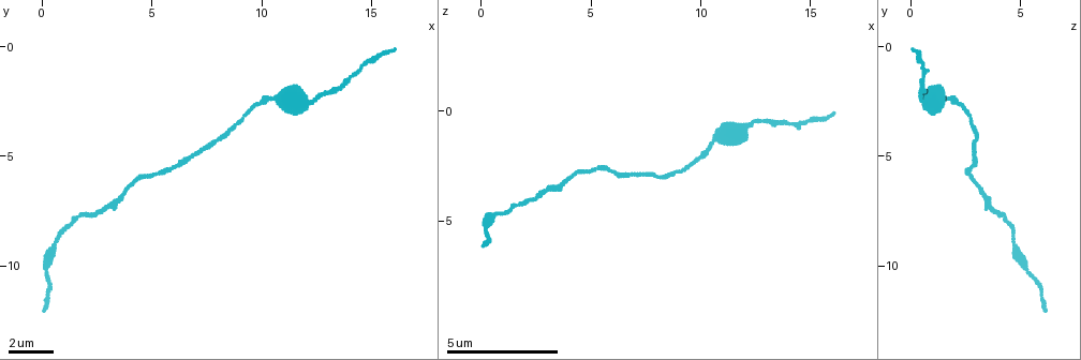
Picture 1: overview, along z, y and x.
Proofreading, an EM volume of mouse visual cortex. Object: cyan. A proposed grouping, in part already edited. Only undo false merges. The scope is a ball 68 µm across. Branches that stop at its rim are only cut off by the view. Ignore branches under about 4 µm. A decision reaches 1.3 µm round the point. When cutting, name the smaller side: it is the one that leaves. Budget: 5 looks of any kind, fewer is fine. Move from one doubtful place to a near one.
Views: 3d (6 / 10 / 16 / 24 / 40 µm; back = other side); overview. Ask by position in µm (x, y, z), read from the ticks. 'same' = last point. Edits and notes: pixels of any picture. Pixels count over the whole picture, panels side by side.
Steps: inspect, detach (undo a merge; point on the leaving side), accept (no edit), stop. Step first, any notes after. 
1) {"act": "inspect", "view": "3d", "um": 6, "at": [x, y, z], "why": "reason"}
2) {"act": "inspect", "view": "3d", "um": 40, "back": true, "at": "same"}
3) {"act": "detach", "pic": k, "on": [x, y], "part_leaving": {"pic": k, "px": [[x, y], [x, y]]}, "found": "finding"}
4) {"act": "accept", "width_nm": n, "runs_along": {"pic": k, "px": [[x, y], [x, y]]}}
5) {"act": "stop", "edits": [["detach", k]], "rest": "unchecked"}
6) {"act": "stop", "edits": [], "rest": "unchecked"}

{"act": "inspect", "view": "3d", "um": 6, "at": [6.7, 5.2, 2.9]}

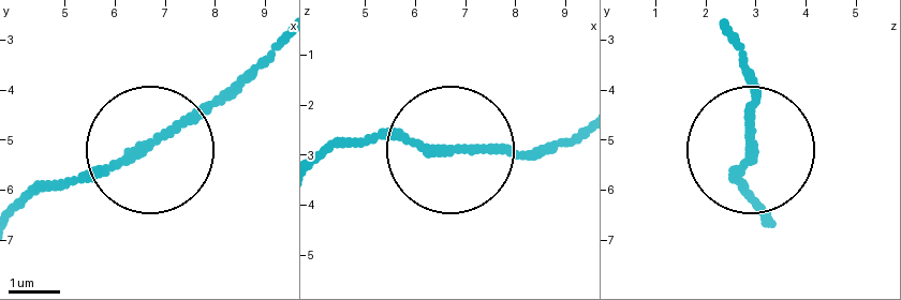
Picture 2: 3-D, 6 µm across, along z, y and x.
{"act": "accept", "runs_along": {"pic": 2, "px": [[149, 152], [30, 186]]}, "found": "one neuron here"}

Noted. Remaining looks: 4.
{"act": "inspect", "view": "3d", "um": 10, "at": [10.1, 2.5, 1.9], "why": "thick turns thin"}

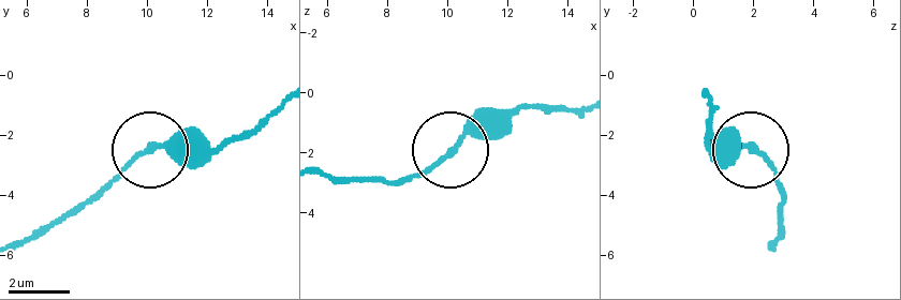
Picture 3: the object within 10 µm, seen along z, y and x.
{"act": "accept", "runs_along": {"pic": 3, "px": [[353, 181], [419, 176], [466, 137], [497, 132], [525, 106]]}, "found": "one neuron here"}

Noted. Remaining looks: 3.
{"act": "inspect", "view": "3d", "um": 10, "at": [0.9, 8.5, 4.7], "why": "sudden change in width"}

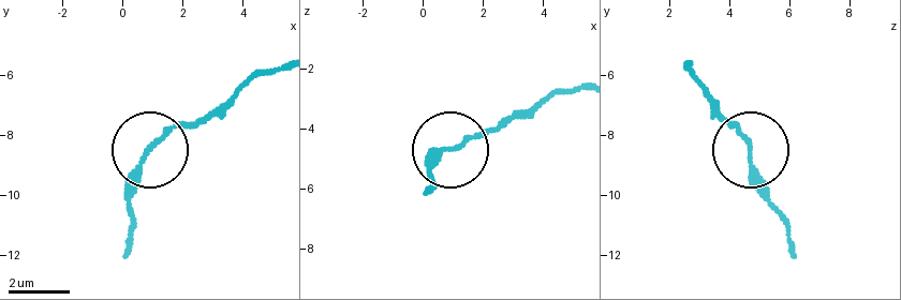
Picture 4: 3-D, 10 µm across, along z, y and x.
{"act": "accept", "width_nm": 170, "runs_along": {"pic": 4, "px": [[580, 89], [550, 92], [442, 151], [427, 171]]}, "found": "one neuron here"}

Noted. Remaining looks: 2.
{"act": "stop", "edits": [], "rest": "unchecked"}

